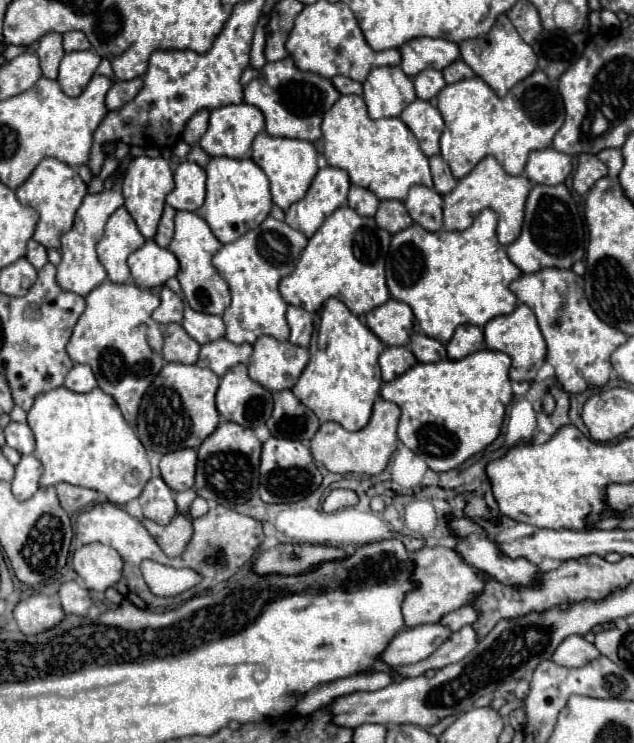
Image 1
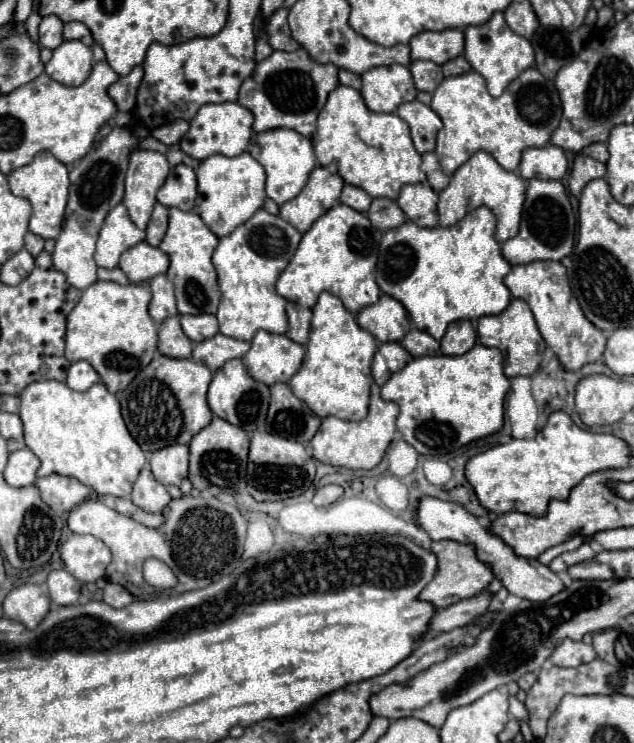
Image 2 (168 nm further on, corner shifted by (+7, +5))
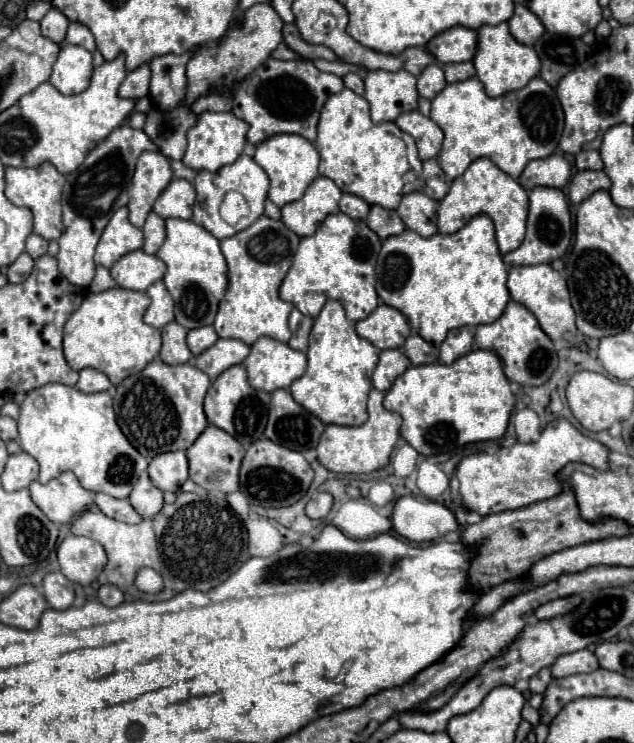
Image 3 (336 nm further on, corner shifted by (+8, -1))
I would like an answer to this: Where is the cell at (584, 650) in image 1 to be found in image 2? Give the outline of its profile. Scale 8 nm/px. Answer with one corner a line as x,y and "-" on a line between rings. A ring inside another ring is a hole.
565,639
561,645
557,645
557,649
549,657
549,661
557,667
577,667
593,659
597,659
593,645
585,645
583,641
571,639

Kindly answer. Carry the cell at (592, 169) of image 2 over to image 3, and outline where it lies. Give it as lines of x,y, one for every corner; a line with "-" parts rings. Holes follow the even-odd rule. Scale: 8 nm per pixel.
578,171
568,187
568,197
572,203
582,203
588,195
598,189
610,189
610,179
604,171

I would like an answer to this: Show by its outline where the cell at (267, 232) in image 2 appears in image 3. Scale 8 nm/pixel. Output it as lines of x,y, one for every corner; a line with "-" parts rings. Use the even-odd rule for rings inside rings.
266,215
256,219
248,229
220,241
222,255
226,257
228,265
228,289
224,299
220,301
214,321
218,337
240,339
246,345
252,345
258,337
266,335
276,341
288,343
288,315
294,305
282,301
278,297
278,289
290,269
298,241
300,237
282,221
274,221

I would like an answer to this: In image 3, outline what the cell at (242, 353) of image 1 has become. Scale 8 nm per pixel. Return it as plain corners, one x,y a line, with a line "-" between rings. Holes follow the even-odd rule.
218,339
212,347
196,355
196,367
204,371
210,381
214,381
228,367
242,363
248,353
250,347
246,343
240,343
238,339

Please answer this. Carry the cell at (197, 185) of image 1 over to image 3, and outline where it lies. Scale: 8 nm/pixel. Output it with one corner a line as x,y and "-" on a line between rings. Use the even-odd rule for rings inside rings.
172,179
170,185
162,191
162,195
156,199
154,211
164,219
168,217
190,219
194,201
196,201
196,191
192,183
186,179

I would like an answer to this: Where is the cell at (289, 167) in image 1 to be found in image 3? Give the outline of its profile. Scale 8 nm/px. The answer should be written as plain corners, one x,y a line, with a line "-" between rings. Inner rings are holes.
274,135
268,137
266,141
256,145
256,155
254,161
268,173
270,177
270,191
268,191
268,199
276,205
276,207
284,207
286,203
292,203
296,199
300,199
306,191
306,187
314,181
314,177
318,175
318,151
314,149
314,145
300,137
300,135

